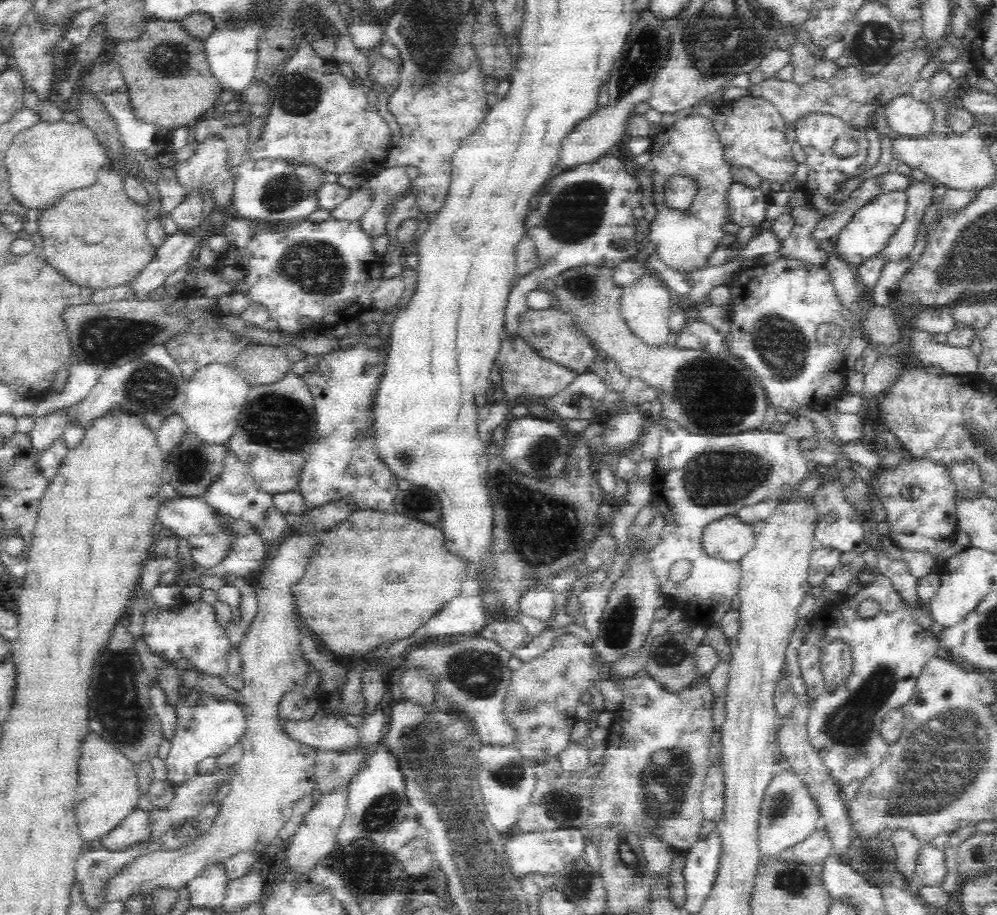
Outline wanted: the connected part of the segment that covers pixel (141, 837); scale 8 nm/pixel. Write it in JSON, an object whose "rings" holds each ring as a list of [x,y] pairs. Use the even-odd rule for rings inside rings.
{"rings":[[[137,809],[130,816],[126,816],[118,828],[101,838],[102,848],[109,851],[127,849],[147,842],[151,835],[150,813]]]}

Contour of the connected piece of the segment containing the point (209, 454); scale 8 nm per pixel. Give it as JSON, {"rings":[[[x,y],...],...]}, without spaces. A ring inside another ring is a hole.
{"rings":[[[188,431],[182,437],[178,448],[167,456],[166,472],[172,492],[184,496],[202,496],[218,480],[222,472],[228,445],[209,445]]]}

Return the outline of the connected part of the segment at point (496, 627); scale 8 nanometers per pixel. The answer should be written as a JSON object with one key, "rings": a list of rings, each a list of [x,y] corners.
{"rings":[[[506,618],[490,620],[480,633],[474,635],[498,643],[509,653],[517,648],[524,648],[533,638],[520,625],[519,621]]]}

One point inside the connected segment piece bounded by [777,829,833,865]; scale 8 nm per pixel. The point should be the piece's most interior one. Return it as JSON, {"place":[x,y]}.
{"place":[817,847]}

